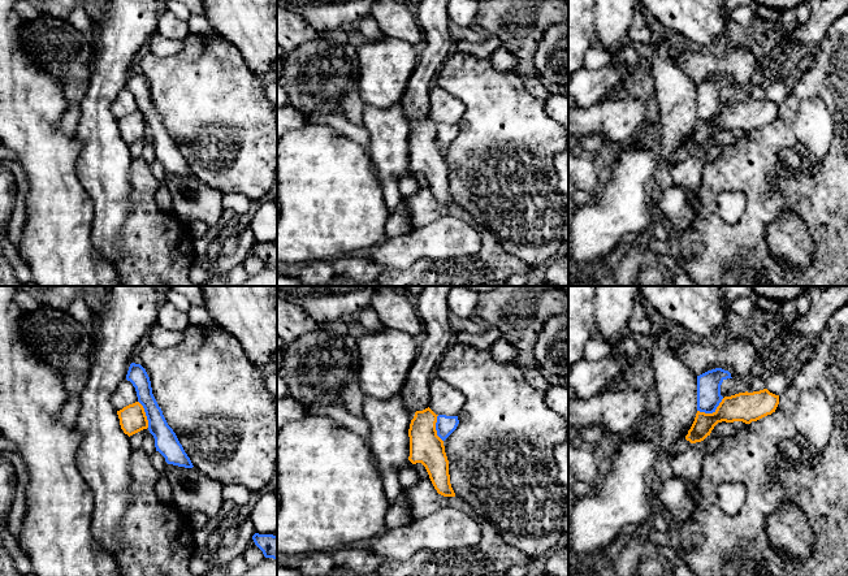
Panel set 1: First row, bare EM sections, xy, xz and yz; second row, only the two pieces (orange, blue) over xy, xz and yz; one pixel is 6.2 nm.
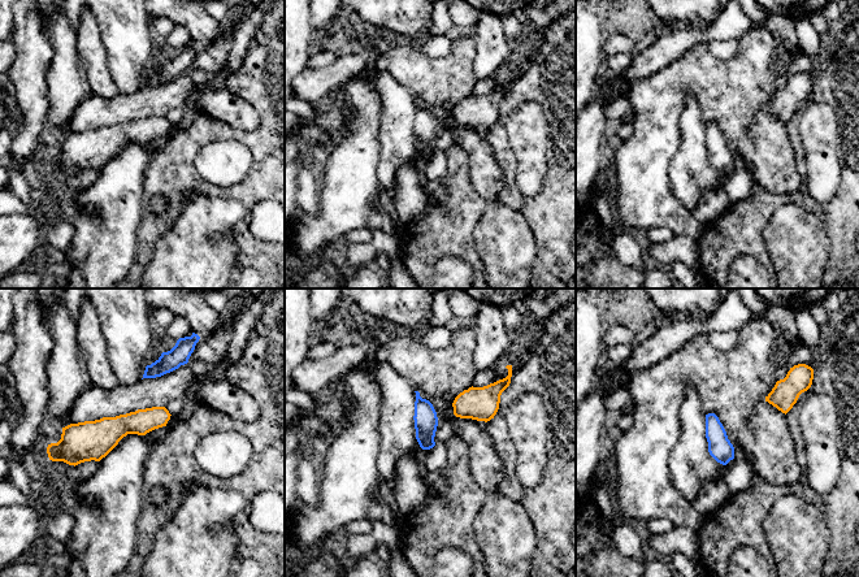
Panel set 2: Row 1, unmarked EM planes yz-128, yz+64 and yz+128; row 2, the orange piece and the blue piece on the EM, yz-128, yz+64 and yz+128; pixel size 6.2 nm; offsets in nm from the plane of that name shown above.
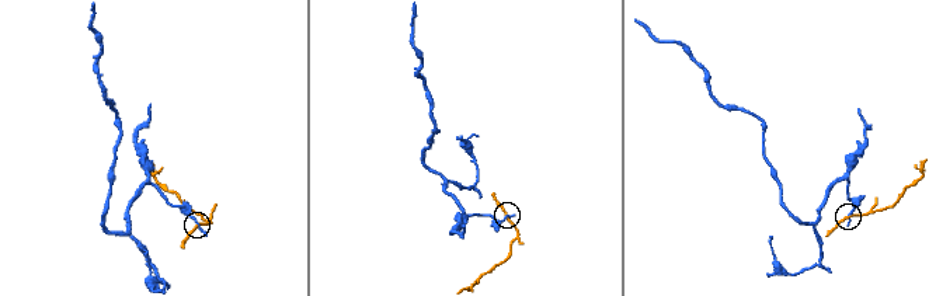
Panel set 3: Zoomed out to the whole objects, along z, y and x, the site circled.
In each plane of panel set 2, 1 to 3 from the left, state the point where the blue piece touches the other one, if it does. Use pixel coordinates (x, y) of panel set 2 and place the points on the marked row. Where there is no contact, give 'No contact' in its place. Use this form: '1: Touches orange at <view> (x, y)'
1: No contact
2: No contact
3: No contact

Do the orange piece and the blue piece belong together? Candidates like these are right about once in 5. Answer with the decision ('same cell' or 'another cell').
another cell

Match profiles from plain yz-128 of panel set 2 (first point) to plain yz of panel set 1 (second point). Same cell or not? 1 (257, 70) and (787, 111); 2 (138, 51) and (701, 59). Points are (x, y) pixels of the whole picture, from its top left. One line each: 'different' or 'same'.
1: same
2: different

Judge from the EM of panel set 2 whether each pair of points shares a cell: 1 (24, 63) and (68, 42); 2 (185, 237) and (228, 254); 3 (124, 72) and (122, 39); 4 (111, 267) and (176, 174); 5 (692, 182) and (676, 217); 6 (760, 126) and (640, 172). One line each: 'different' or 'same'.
1: different
2: same
3: same
4: different
5: different
6: same

